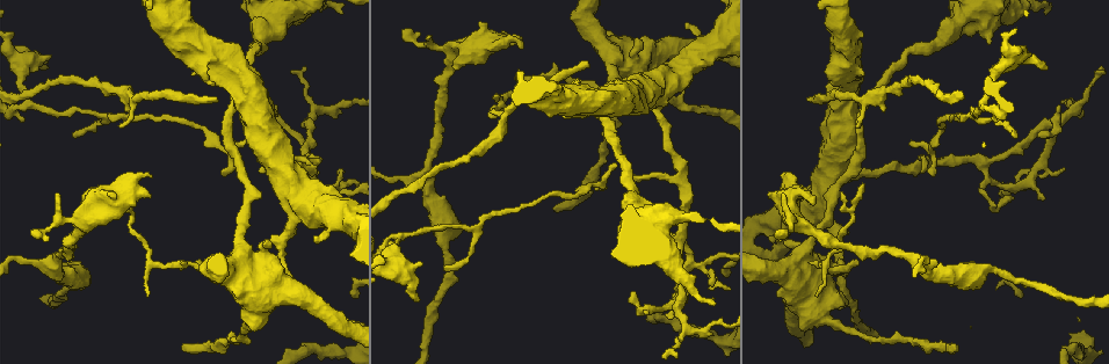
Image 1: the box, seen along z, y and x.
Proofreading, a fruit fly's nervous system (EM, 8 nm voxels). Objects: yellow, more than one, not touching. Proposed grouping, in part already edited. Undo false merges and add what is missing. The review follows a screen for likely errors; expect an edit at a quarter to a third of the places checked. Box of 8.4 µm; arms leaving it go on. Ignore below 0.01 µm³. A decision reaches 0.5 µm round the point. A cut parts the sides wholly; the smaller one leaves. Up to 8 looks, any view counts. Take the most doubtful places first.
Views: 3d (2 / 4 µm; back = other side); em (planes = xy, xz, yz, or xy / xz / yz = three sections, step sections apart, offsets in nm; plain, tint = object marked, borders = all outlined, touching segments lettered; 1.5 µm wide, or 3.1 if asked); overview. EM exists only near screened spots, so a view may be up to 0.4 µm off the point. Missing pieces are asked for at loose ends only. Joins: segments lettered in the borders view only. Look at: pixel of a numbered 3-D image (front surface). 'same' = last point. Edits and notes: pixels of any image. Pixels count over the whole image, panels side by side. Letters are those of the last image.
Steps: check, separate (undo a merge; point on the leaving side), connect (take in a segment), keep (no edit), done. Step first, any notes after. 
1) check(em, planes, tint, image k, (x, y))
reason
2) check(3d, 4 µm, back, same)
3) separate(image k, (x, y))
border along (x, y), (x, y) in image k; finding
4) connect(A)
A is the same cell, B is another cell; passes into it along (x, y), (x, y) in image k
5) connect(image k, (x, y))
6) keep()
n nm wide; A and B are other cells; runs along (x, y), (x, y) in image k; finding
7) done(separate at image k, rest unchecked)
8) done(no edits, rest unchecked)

check(3d, 2 µm, back, image 1, (418, 297))
an open end

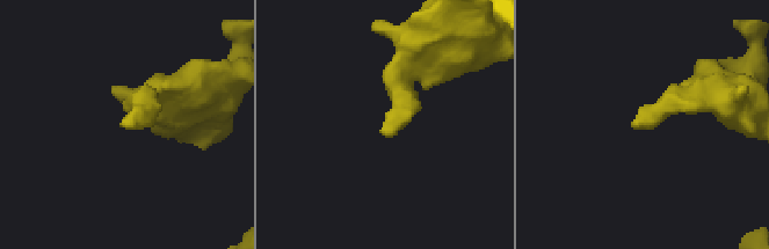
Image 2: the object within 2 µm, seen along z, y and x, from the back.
check(em, 3.1 µm, yz, step 8, tint, image 2, (639, 125))
need the tissue

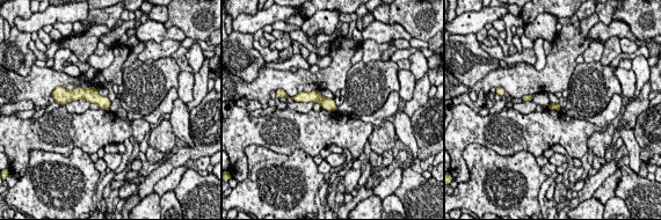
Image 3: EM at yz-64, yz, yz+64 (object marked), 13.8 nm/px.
check(em, 3.1 µm, planes, borders, same)

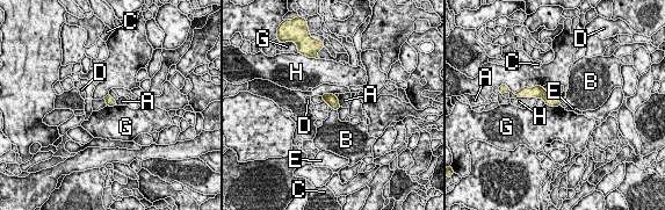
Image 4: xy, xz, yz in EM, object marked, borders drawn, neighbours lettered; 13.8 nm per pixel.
keep()
130 nm wide; A, B, C, D, E, G and H are other cells; border along (546, 103), (559, 106) in image 4; no lettered segment goes on from it

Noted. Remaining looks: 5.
check(3d, 4 µm, back, image 1, (658, 106))
calibre changes

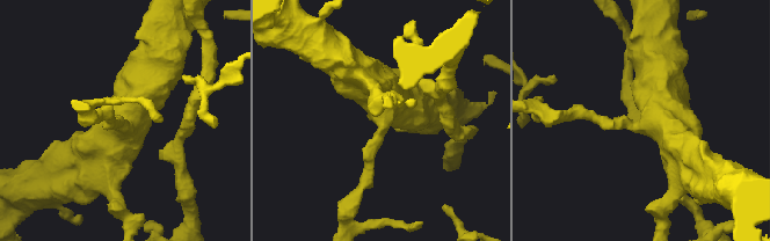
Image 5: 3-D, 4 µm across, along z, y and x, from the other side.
check(em, xz, step 8, tint, image 5, (642, 125))
3 arms; arms of 190, 550, 700 nm; now the EM

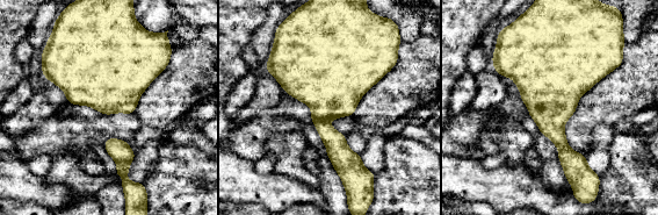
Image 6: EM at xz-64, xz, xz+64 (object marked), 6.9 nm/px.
check(em, xy, step 8, borders, same)

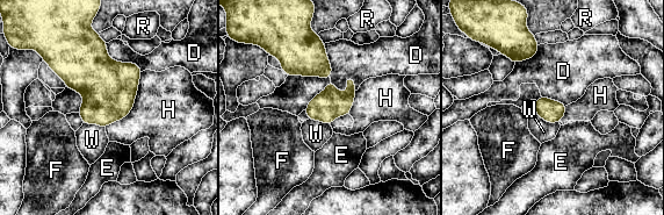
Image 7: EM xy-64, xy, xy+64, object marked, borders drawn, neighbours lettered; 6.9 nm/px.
keep()
160 nm wide; D, E, F, H, R and W are other cells; all the same cell

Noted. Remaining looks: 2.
check(em, planes, borders, image 1, (100, 115))
abrupt turn

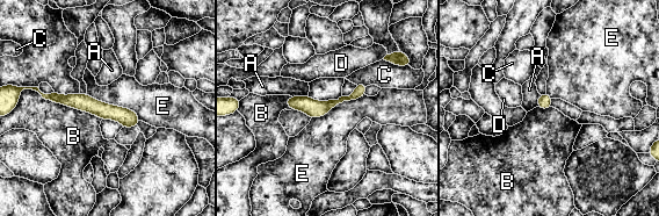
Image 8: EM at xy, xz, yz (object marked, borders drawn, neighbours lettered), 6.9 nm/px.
keep()
B touches over 550 nm; A, B, C, D and E are other cells; continuous, no second cell

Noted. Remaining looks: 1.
done(no edits, rest unchecked)

